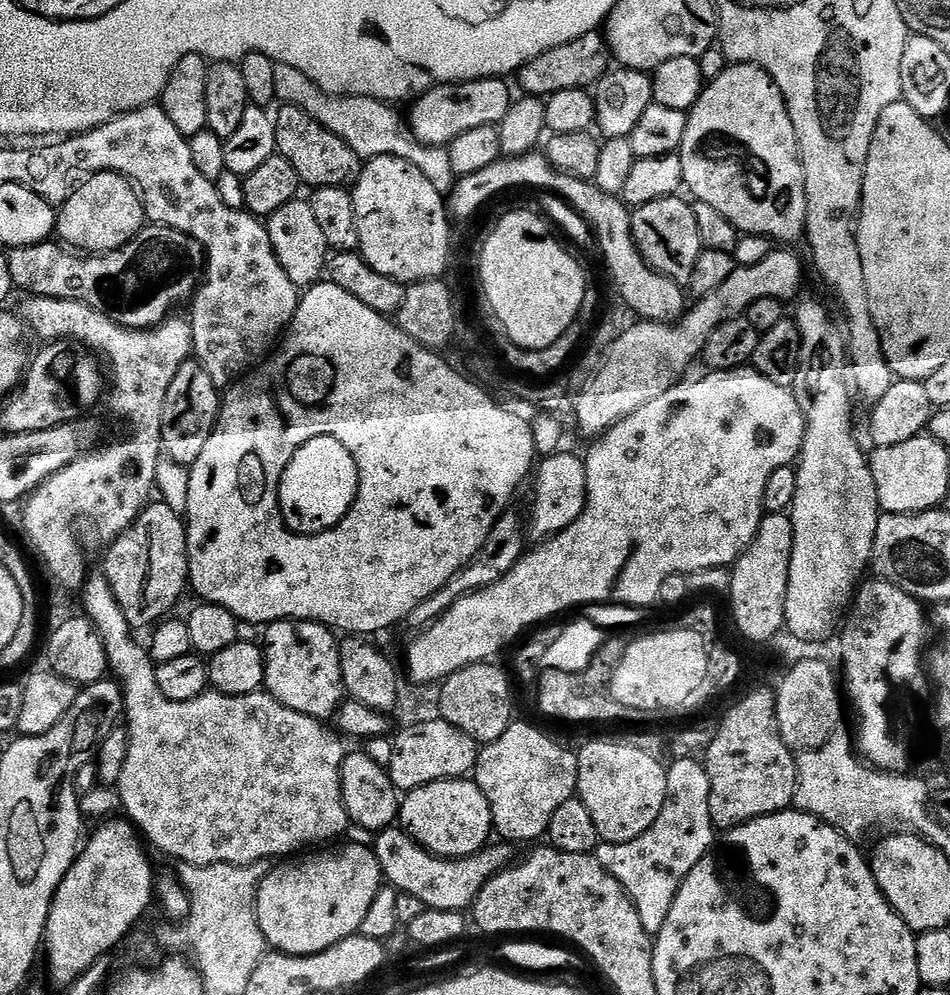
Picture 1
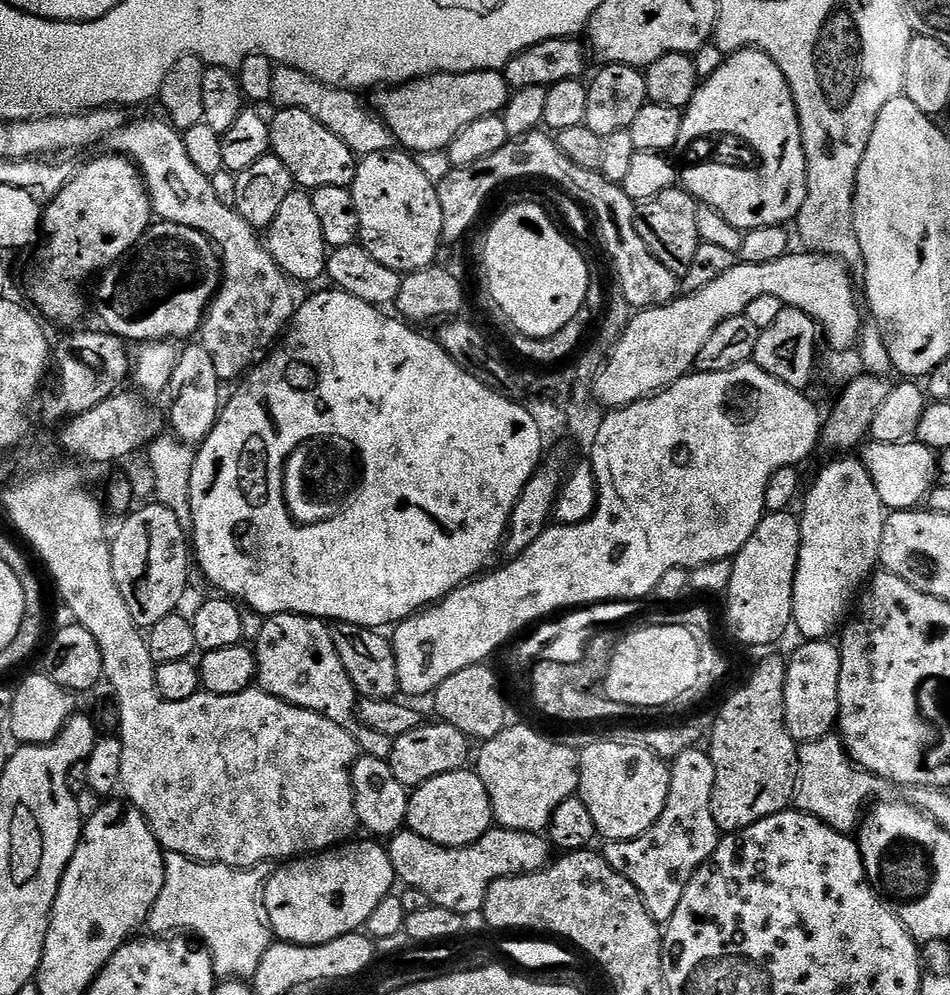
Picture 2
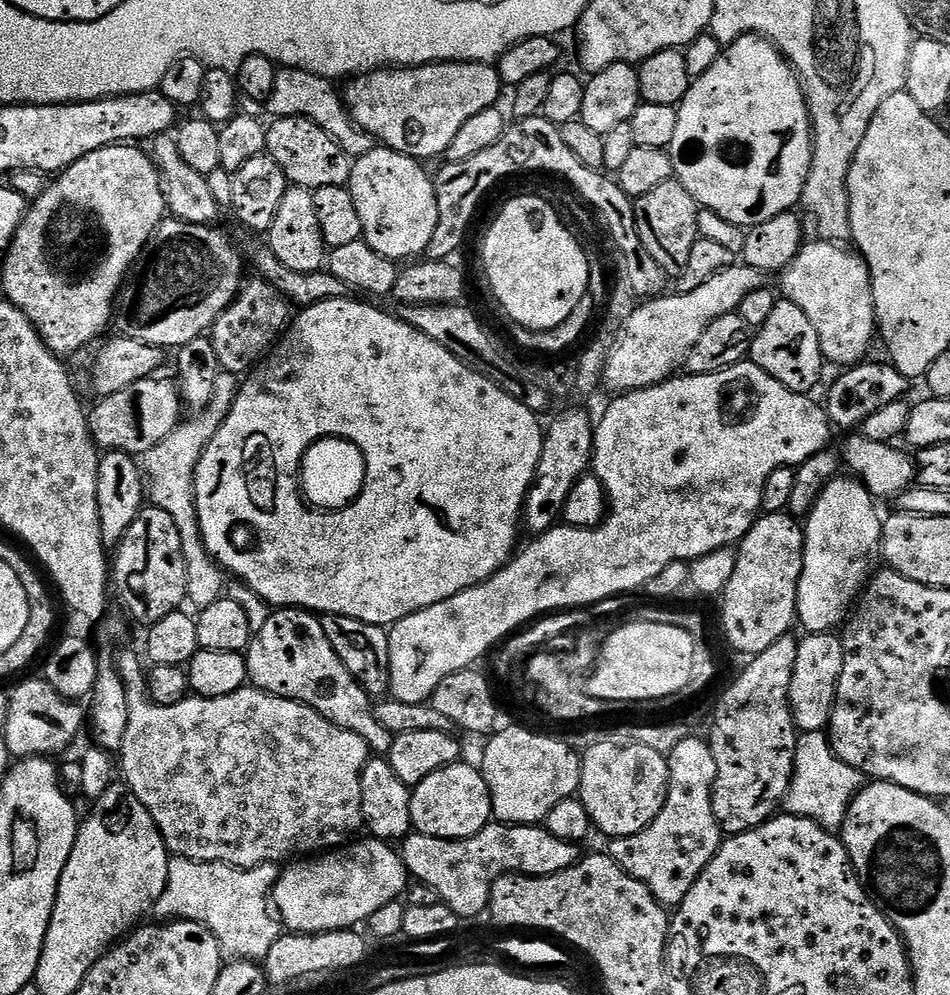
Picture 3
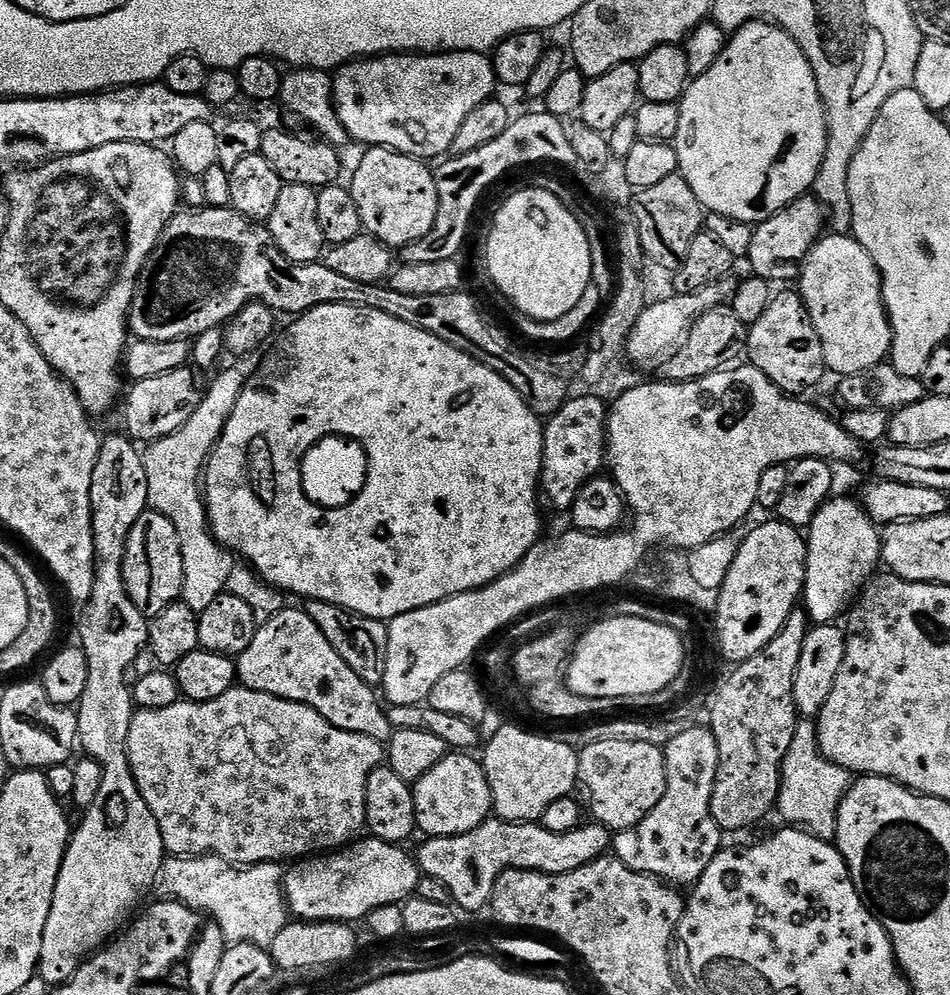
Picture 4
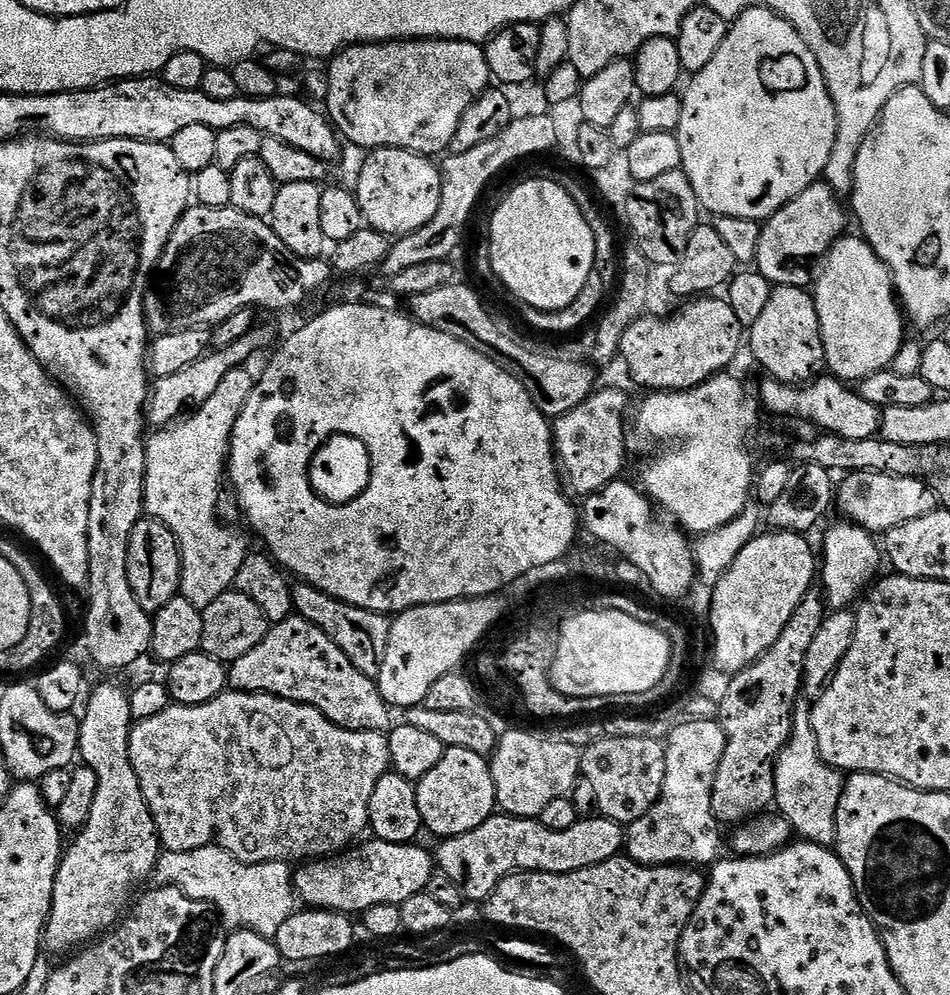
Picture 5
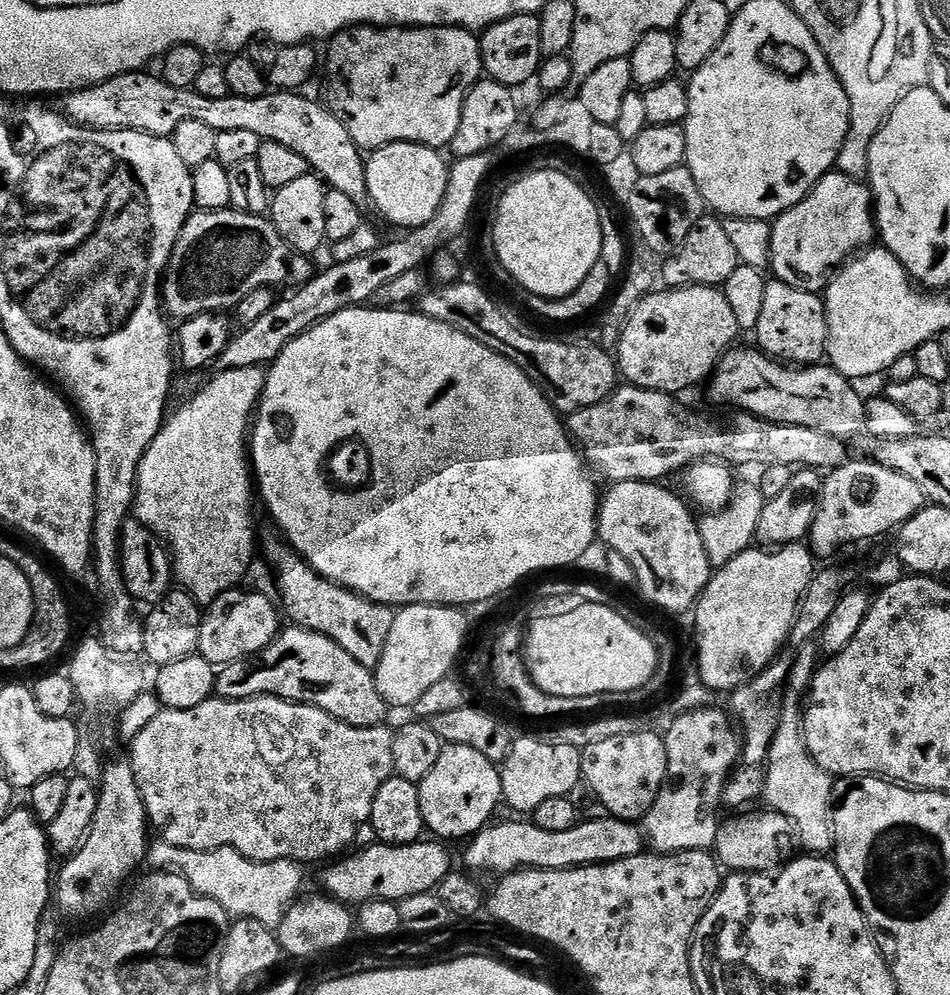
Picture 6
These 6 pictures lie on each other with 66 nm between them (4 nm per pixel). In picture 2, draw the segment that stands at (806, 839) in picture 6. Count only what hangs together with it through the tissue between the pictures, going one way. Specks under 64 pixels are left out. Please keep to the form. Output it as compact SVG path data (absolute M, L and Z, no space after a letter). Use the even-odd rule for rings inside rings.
M836 734L823 736L809 744L800 744L798 751L800 769L796 775L795 807L834 830L845 834L855 833L869 807L868 799L882 787L880 777L853 764L848 751L844 749L843 740Z

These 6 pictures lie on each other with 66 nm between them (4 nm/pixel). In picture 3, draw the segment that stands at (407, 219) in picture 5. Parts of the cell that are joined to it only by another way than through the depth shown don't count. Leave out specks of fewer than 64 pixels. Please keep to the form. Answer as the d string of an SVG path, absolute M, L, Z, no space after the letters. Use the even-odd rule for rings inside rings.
M374 146L364 156L355 157L352 176L346 185L362 218L362 239L374 246L378 254L397 262L412 262L423 257L438 227L436 186L424 168L427 167L413 156Z

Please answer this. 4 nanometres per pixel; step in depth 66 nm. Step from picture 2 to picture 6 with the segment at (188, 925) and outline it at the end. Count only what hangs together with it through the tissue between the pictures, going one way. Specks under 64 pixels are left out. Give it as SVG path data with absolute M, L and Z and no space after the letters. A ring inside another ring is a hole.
M157 839L149 847L146 860L149 865L152 863L153 869L175 870L185 876L198 895L218 901L229 917L257 920L273 930L280 927L282 918L301 895L300 887L304 884L304 872L300 869L303 867L297 861L258 862L246 858L233 848L186 850Z

